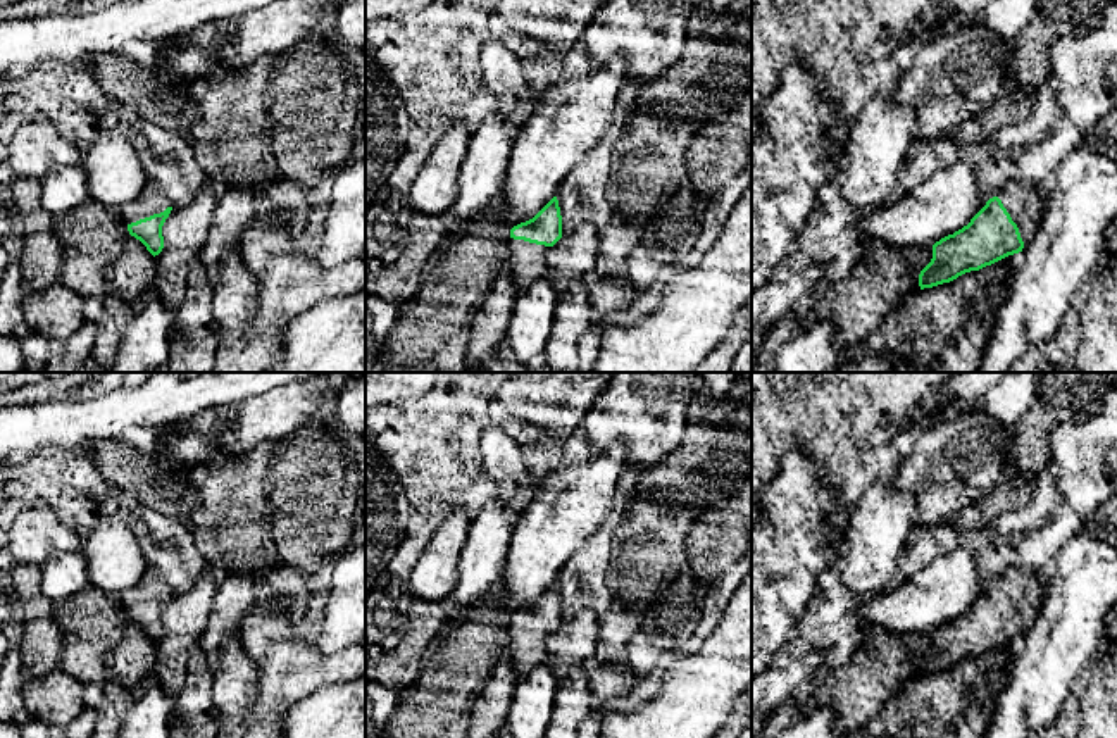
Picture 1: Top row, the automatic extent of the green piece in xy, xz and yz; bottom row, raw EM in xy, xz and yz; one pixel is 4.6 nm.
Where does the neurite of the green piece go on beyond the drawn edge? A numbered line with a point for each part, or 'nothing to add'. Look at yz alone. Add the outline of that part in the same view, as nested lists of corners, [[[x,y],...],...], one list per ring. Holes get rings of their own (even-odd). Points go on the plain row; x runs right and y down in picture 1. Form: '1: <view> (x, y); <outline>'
1: yz (1026, 588); [[[1012,567],[998,585],[1017,610],[1020,624],[1029,629],[1043,609],[1050,572]]]

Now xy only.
1: xy (152, 587); [[[147,566],[141,581],[121,593],[121,604],[126,610],[164,598],[169,591],[165,581],[155,567]]]

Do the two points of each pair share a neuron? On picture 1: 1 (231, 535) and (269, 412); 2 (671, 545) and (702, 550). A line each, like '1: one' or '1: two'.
1: two
2: two

